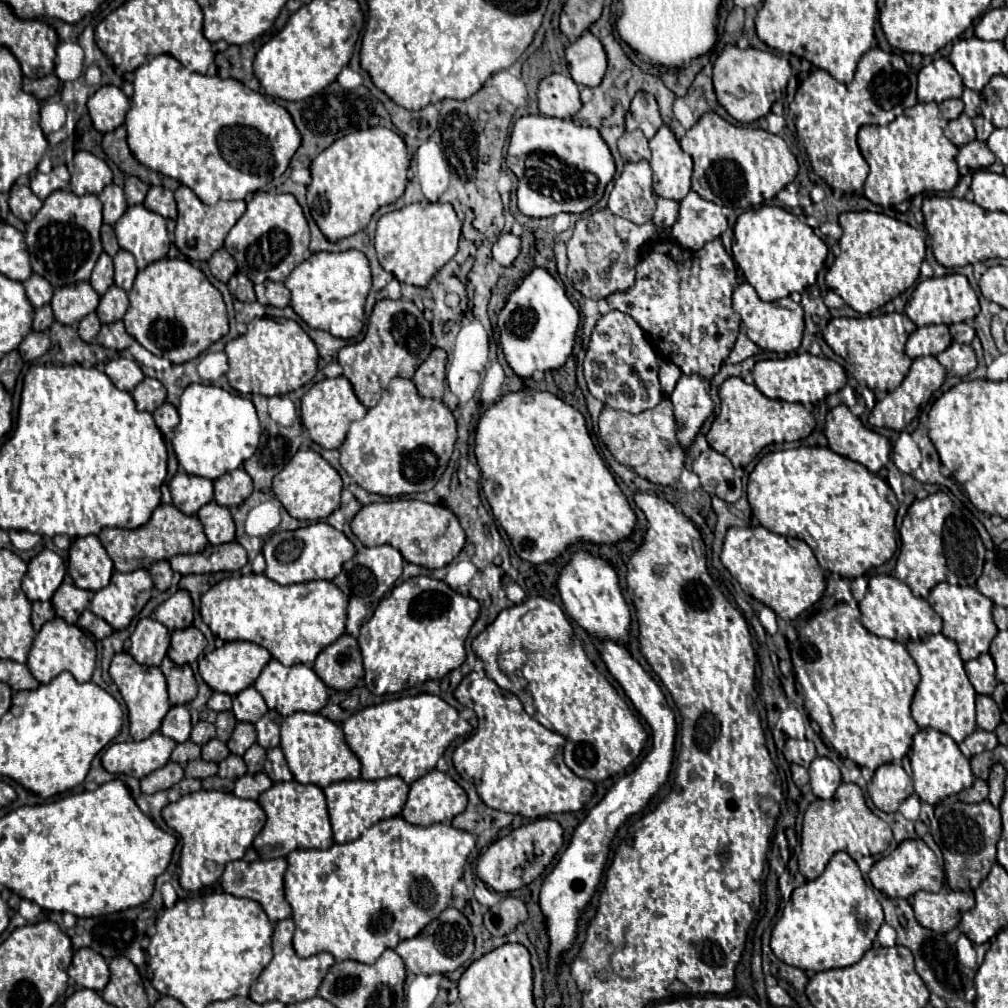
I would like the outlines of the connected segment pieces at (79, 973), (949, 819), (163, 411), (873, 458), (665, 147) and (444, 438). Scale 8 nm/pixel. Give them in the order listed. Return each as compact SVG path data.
M80 948L68 968L68 976L78 986L102 992L110 980L110 970L106 960L98 952L94 952L92 948Z
M946 798L938 802L932 810L930 832L944 854L946 880L950 888L974 892L996 862L996 842L1000 840L1002 832L1000 810L994 808L988 800L978 804L966 804L956 798Z
M164 402L164 404L154 412L154 420L156 420L156 426L162 430L162 434L172 432L172 430L176 428L176 424L180 422L176 406L170 404L170 402Z
M844 404L828 412L824 432L834 452L864 464L870 472L878 472L890 460L892 444L888 438L868 430Z
M666 124L650 140L650 150L654 192L662 198L672 198L680 202L690 192L692 158L682 152L676 136Z
M394 378L388 390L382 394L380 402L374 408L370 408L360 422L352 422L348 436L340 448L340 464L354 478L354 482L368 492L382 496L406 496L434 488L434 484L440 480L448 466L454 444L456 418L452 410L442 400L422 398L412 380Z

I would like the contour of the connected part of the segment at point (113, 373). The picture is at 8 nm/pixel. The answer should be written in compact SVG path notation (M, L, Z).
M128 358L110 360L106 364L106 374L114 382L116 388L128 390L128 392L132 392L134 386L140 384L142 378L144 378L142 368L136 364L136 360L128 360Z

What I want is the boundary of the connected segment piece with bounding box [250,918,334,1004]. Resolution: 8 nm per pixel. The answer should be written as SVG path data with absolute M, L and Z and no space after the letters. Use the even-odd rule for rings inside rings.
M292 918L280 920L276 924L274 936L272 936L274 958L262 970L262 974L256 978L256 984L252 984L252 988L250 988L250 998L254 1002L264 1004L270 1000L280 1000L284 1004L292 1004L292 1002L302 1002L304 998L312 998L312 994L318 994L318 986L322 984L326 972L334 964L334 956L330 952L320 952L310 958L302 958L292 948L292 936L294 936L294 920Z

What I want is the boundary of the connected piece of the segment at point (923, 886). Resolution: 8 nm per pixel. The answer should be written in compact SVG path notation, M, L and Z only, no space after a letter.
M914 838L914 840L900 842L894 852L890 852L882 860L878 860L872 866L868 878L876 890L886 892L890 898L910 898L918 890L938 892L944 884L944 868L938 864L936 854L924 844L924 840Z

